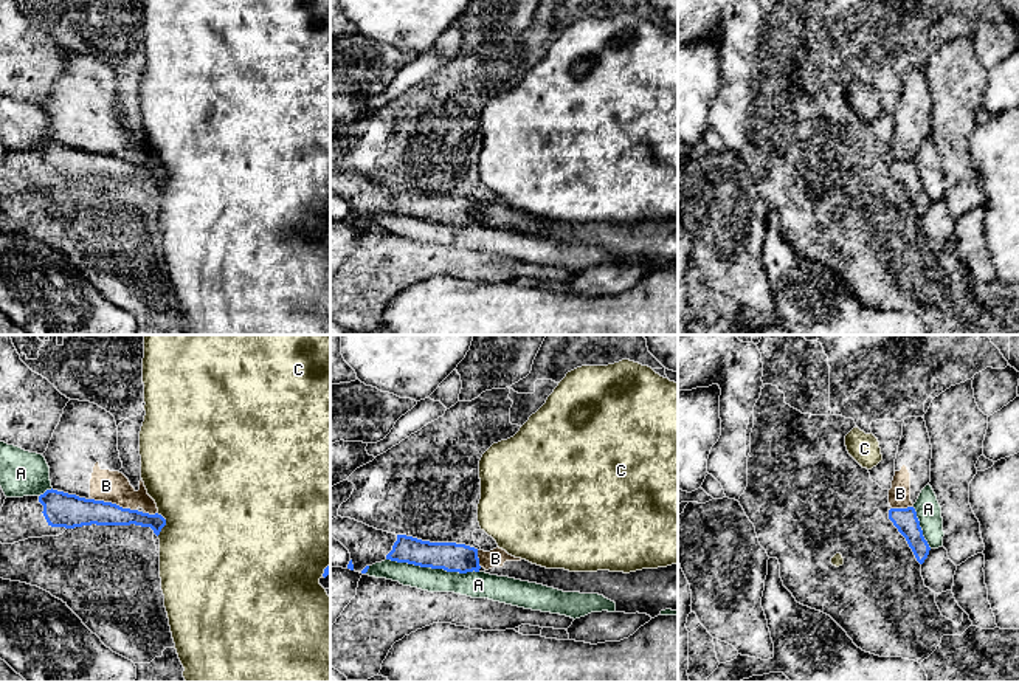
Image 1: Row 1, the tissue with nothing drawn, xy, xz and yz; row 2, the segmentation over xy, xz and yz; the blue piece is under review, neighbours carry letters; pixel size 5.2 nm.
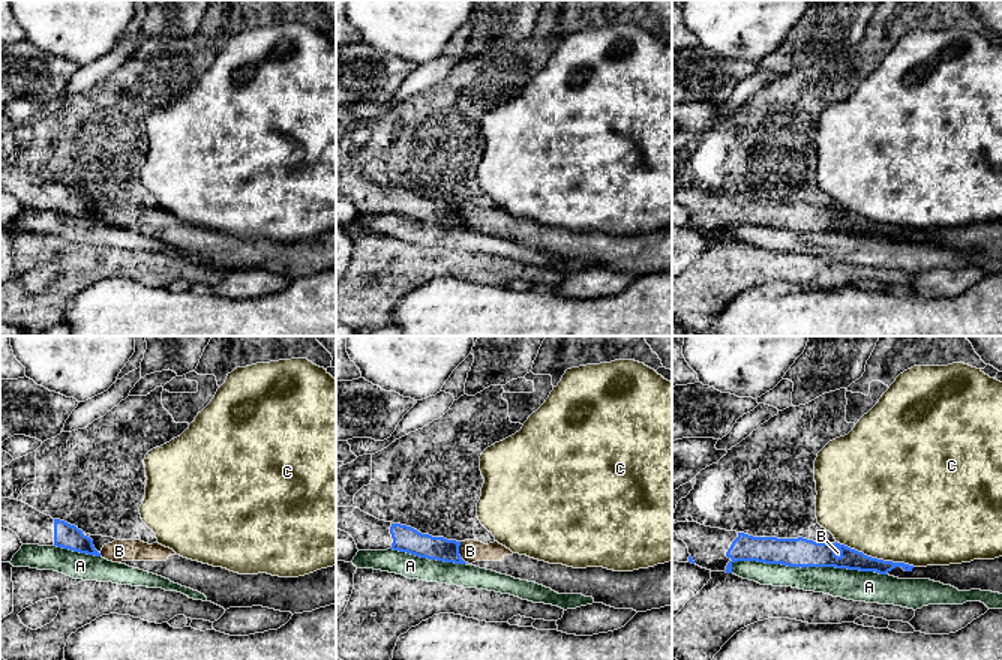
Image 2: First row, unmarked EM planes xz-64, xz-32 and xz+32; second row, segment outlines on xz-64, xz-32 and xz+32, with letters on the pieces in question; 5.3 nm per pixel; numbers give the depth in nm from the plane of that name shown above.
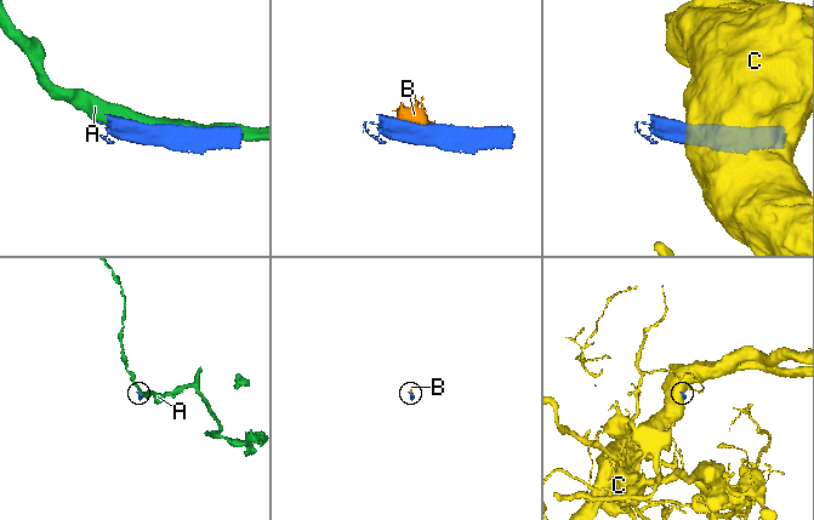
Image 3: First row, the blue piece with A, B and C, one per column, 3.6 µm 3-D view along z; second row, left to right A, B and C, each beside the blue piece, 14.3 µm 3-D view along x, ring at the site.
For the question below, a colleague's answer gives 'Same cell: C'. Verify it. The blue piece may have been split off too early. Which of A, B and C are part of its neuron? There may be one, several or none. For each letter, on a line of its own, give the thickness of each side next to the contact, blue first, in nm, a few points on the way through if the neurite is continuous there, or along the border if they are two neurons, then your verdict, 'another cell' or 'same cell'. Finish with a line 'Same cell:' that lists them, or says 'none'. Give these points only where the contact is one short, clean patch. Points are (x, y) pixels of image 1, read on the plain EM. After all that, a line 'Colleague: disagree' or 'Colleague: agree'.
A: 150/140 nm | another cell
B: 180/160 nm | along xy (92, 151), (135, 163) | another cell
C: 100/500 nm | another cell
Same cell: none
Colleague: disagree

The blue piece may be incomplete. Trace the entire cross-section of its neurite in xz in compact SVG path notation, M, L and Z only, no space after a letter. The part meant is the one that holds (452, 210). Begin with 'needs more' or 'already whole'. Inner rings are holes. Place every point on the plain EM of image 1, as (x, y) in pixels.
needs more; M333 170L330 189L349 203L347 222L360 226L366 226L372 217L385 212L459 226L479 225L481 222L475 200L394 188L351 170Z

